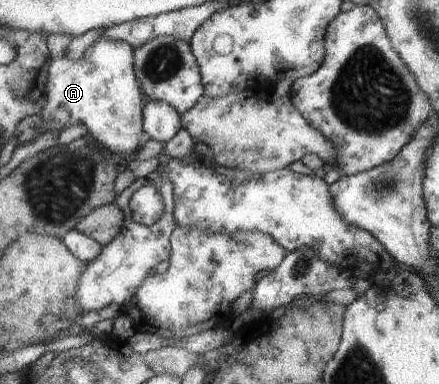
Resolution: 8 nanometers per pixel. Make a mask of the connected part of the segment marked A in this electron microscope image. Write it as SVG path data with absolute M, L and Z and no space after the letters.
M50 35L48 38L53 63L49 70L48 100L42 111L43 119L54 132L84 124L87 133L100 146L117 152L128 164L136 158L148 138L143 121L147 99L136 74L136 49L127 42L100 38L77 61L66 60L64 52L72 38L66 35Z

